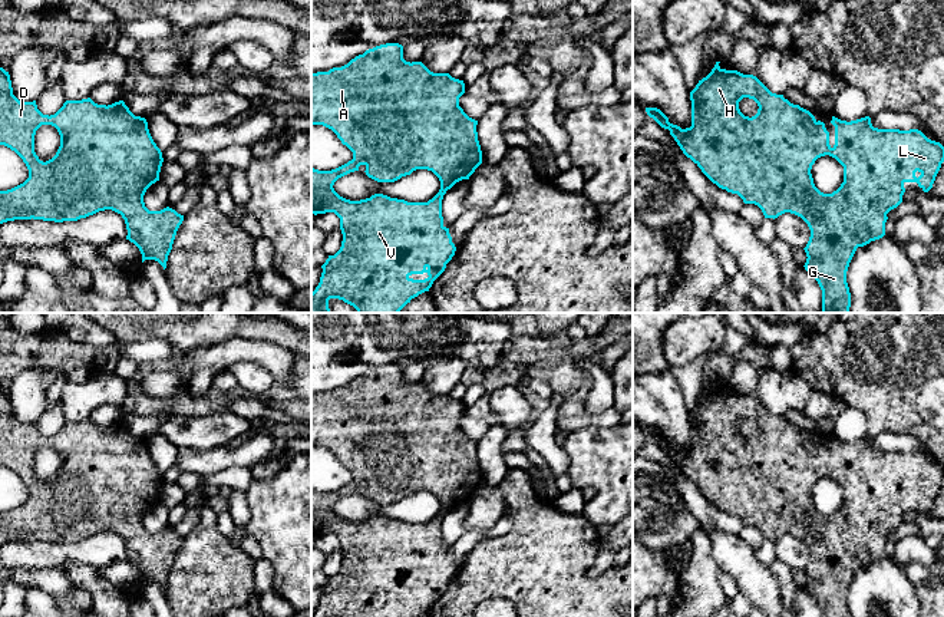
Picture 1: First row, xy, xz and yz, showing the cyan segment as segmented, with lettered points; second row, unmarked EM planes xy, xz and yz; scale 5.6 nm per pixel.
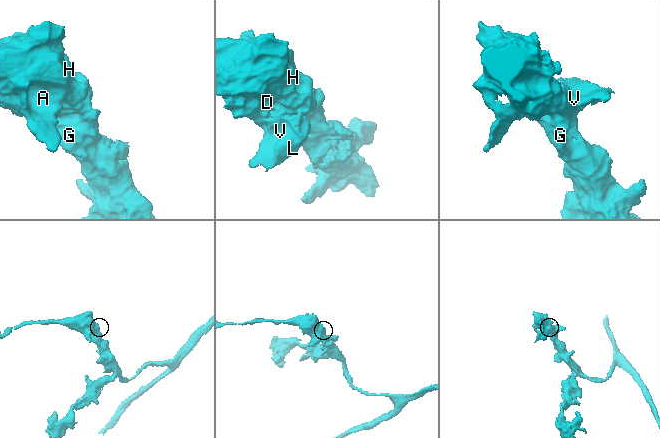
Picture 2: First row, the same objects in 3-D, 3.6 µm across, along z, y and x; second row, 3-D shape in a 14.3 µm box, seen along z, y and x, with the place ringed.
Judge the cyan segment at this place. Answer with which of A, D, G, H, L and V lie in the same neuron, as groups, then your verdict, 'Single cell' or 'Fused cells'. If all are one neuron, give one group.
Groups: A D G H L V. Single cell

